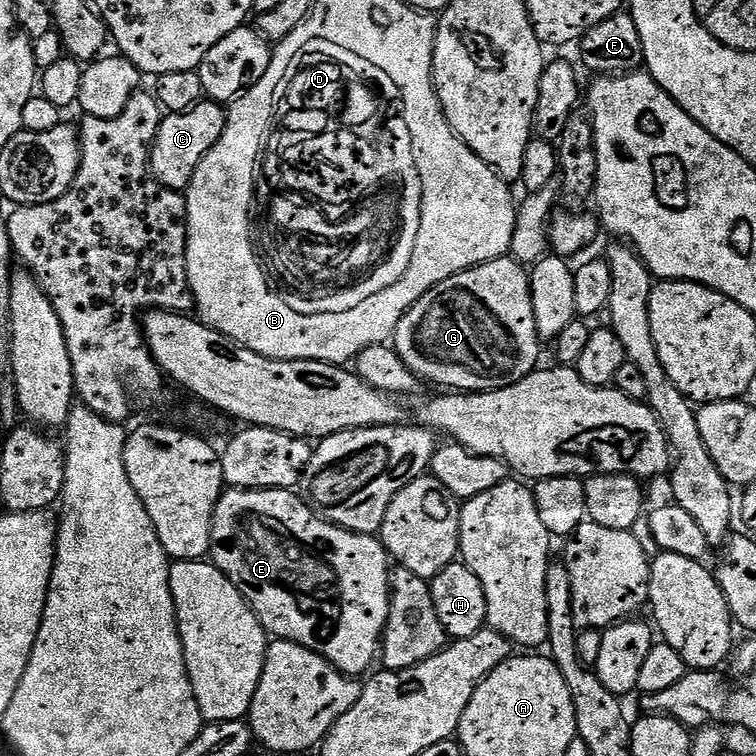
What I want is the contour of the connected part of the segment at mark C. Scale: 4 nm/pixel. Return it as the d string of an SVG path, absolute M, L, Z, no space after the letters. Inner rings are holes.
M201 102L184 112L167 113L152 143L148 167L152 169L153 178L170 190L184 192L194 178L194 170L198 170L198 162L202 162L218 138L222 138L227 121L227 111L216 102Z

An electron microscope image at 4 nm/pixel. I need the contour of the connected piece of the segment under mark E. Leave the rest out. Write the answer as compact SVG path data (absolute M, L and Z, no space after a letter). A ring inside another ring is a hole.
M228 488L227 491L221 495L220 500L216 503L216 509L214 510L214 518L212 519L212 551L210 553L211 563L215 564L218 570L222 570L222 574L226 574L226 578L230 578L230 582L234 582L234 586L238 586L238 590L246 597L249 606L254 610L254 614L260 620L260 625L264 627L264 631L271 634L278 640L289 640L295 644L301 644L306 646L310 650L314 650L320 656L324 656L329 662L334 665L340 672L343 672L345 676L351 676L353 678L363 677L363 672L371 666L372 663L377 663L378 657L382 652L382 641L384 638L384 627L388 621L388 615L390 614L390 602L392 601L392 572L388 564L390 565L390 557L388 551L380 543L379 539L375 535L367 536L366 534L358 534L357 532L351 532L345 528L340 528L336 524L331 524L329 520L325 520L323 516L319 515L315 508L308 503L307 499L301 498L299 495L296 497L295 491L286 488L267 488L266 490L250 490L249 488Z

